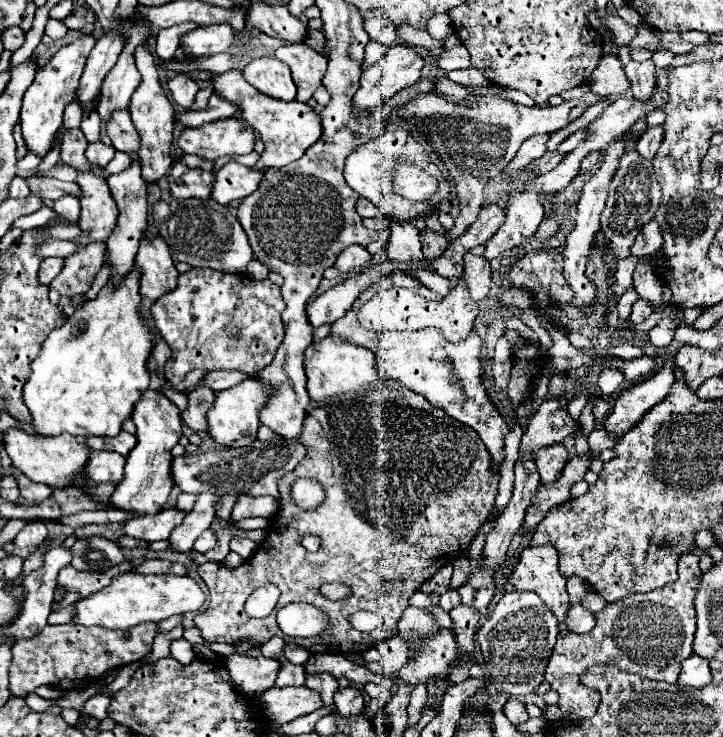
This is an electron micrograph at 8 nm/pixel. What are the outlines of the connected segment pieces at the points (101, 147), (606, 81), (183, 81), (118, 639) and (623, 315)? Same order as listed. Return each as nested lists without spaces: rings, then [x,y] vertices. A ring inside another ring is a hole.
[[[98,142],[98,144],[90,144],[88,148],[86,148],[86,158],[88,158],[88,162],[92,164],[92,166],[98,166],[98,168],[106,168],[106,164],[114,158],[114,148],[112,146],[106,146],[106,144],[102,144],[102,142]]]
[[[604,54],[598,62],[598,68],[590,76],[590,90],[600,96],[622,96],[628,90],[630,82],[622,70],[620,58],[616,54]]]
[[[180,74],[180,76],[172,78],[172,80],[168,80],[166,86],[168,86],[170,94],[172,94],[172,100],[178,106],[182,106],[184,110],[190,110],[192,108],[194,98],[196,98],[196,92],[198,92],[198,84],[192,78],[188,78],[186,74]]]
[[[47,624],[38,636],[14,642],[10,692],[12,696],[24,698],[42,684],[66,690],[84,688],[92,678],[102,678],[112,670],[142,660],[152,650],[152,642],[158,632],[158,624],[138,624],[126,630],[108,630],[102,626],[86,627],[79,624]]]
[[[630,286],[618,300],[618,318],[620,322],[626,322],[630,318],[630,310],[632,310],[632,304],[638,300],[638,294],[634,290],[634,286]]]

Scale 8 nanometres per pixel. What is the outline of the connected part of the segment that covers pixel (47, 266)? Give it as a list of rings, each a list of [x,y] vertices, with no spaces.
[[[44,258],[40,264],[40,274],[38,274],[38,282],[40,284],[50,284],[60,270],[64,268],[64,260],[62,258]]]

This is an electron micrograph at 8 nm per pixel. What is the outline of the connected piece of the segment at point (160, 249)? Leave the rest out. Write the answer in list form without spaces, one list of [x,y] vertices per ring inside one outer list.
[[[142,238],[134,266],[142,270],[140,294],[144,298],[150,298],[152,302],[166,292],[172,292],[178,284],[180,274],[172,262],[170,248],[162,238],[156,238],[152,242]]]

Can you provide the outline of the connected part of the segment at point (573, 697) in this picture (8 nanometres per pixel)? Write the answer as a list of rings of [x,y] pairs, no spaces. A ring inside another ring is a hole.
[[[686,552],[678,560],[678,580],[656,588],[648,594],[632,594],[622,602],[608,604],[598,612],[596,626],[586,634],[558,636],[550,662],[546,666],[546,682],[560,694],[558,706],[566,718],[578,720],[578,668],[596,664],[616,666],[624,672],[640,674],[642,678],[664,680],[674,684],[678,680],[680,662],[692,654],[692,640],[696,632],[694,598],[700,584],[698,556]]]

